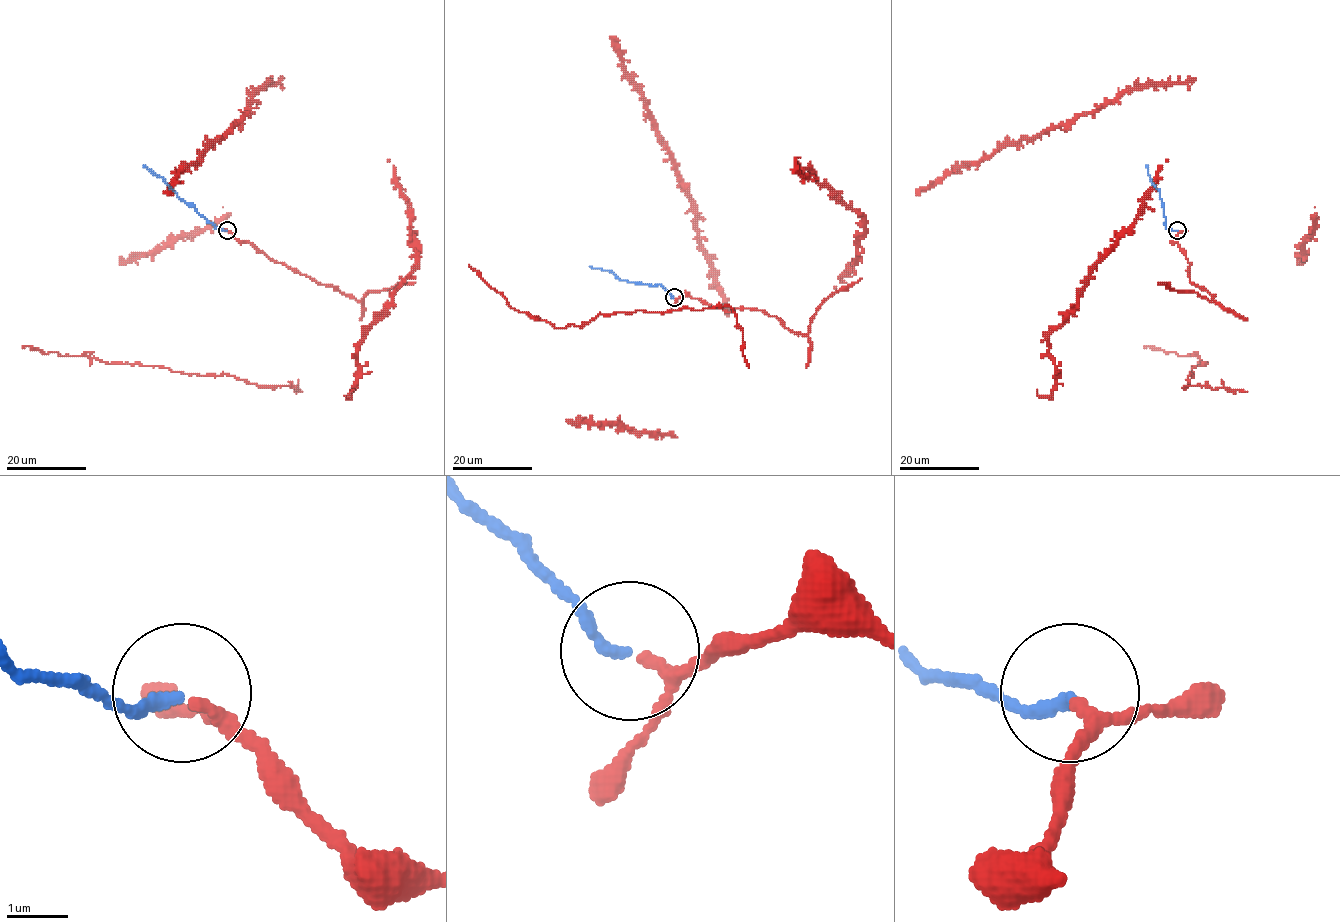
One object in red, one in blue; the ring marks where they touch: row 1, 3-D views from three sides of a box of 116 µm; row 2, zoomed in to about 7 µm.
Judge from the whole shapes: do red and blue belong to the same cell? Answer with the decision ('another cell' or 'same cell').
same cell

